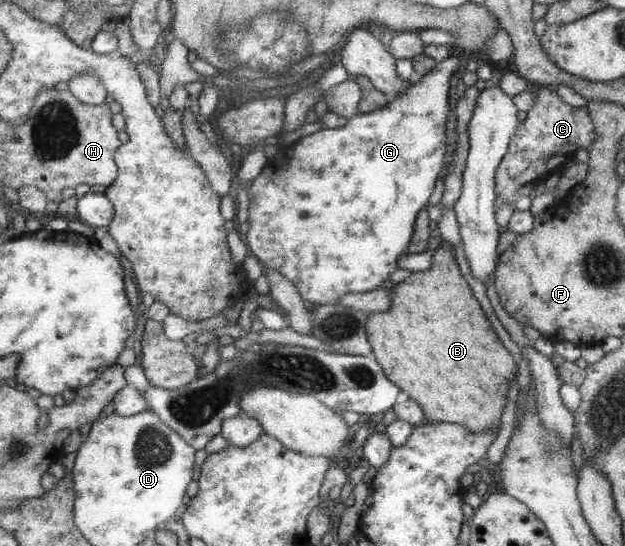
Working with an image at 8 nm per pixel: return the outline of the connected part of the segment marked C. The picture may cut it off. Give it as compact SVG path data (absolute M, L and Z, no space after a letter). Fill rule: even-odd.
M546 85L535 86L536 104L527 112L527 117L520 122L516 134L512 137L509 151L497 168L496 208L505 202L516 202L518 190L536 184L551 173L560 171L563 166L574 161L574 154L582 148L587 149L595 141L595 125L586 105L579 108L570 106L558 96L555 88Z

